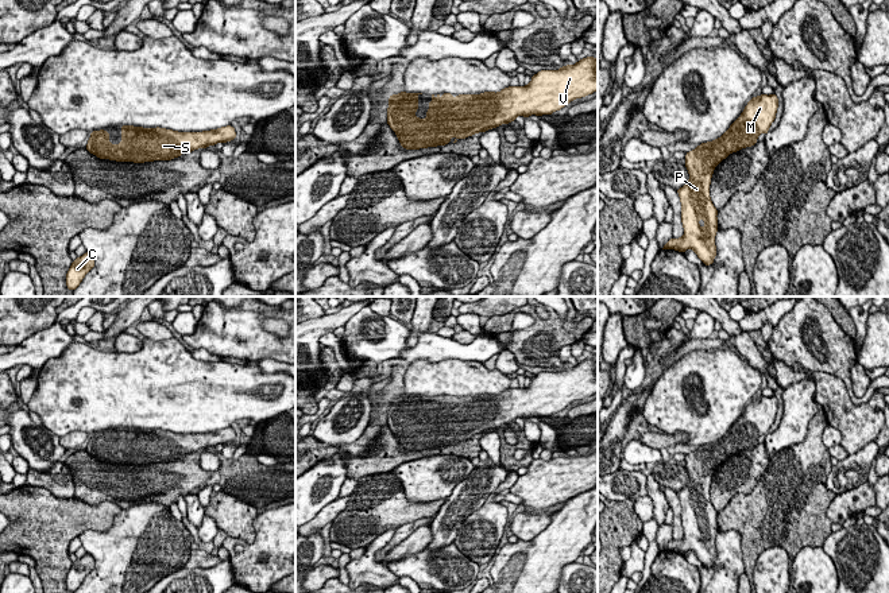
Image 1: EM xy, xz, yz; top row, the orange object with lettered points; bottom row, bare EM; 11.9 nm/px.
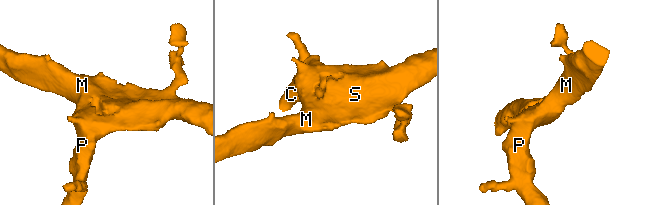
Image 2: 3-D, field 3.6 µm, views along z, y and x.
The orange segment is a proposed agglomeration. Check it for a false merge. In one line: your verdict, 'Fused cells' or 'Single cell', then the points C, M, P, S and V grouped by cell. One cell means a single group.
Single cell. Groups: C M P S V

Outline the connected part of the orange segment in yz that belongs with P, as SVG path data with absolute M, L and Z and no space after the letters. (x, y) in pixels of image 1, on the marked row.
M774 93L753 97L720 137L701 143L685 154L689 181L677 189L684 236L670 239L662 249L670 248L684 253L691 248L706 266L714 263L718 209L710 197L712 173L731 152L754 146L759 133L768 133L777 108L778 98Z

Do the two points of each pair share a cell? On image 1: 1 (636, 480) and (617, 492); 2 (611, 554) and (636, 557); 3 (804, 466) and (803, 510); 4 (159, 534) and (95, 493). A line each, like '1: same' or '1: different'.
1: same
2: different
3: same
4: different

